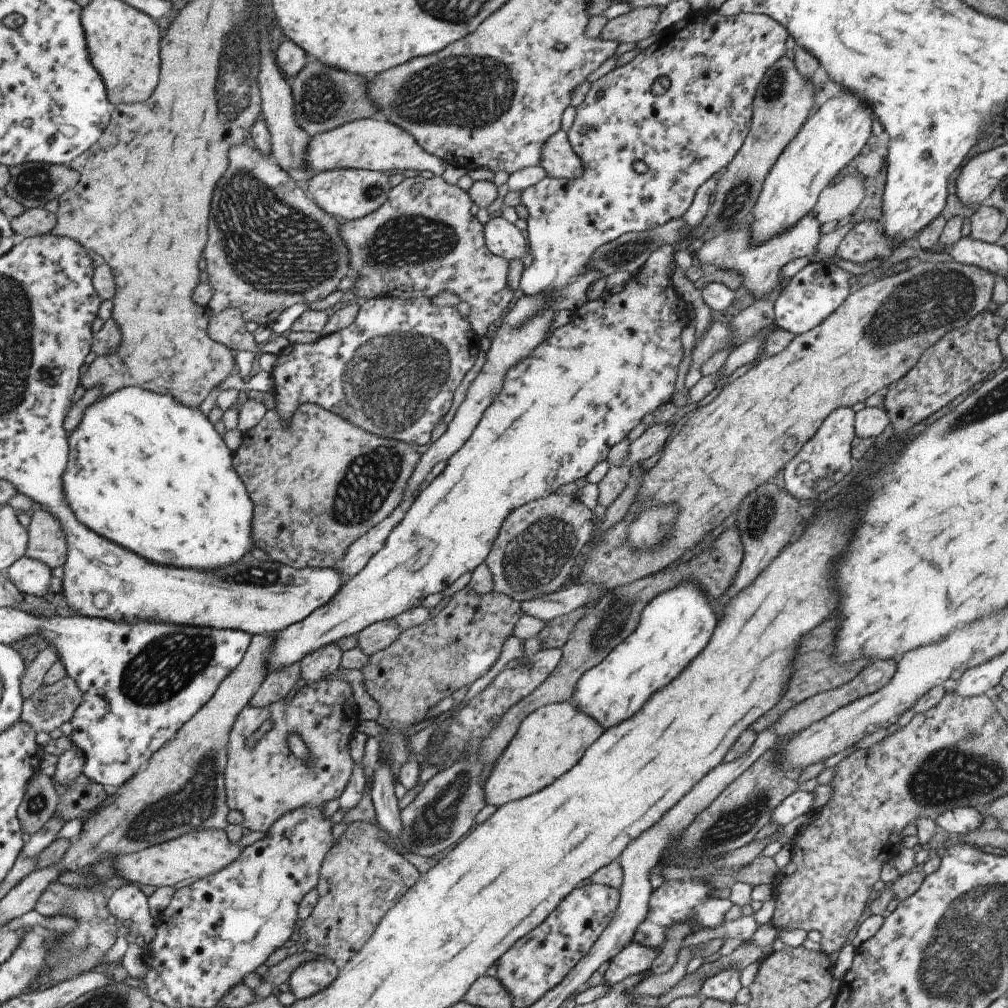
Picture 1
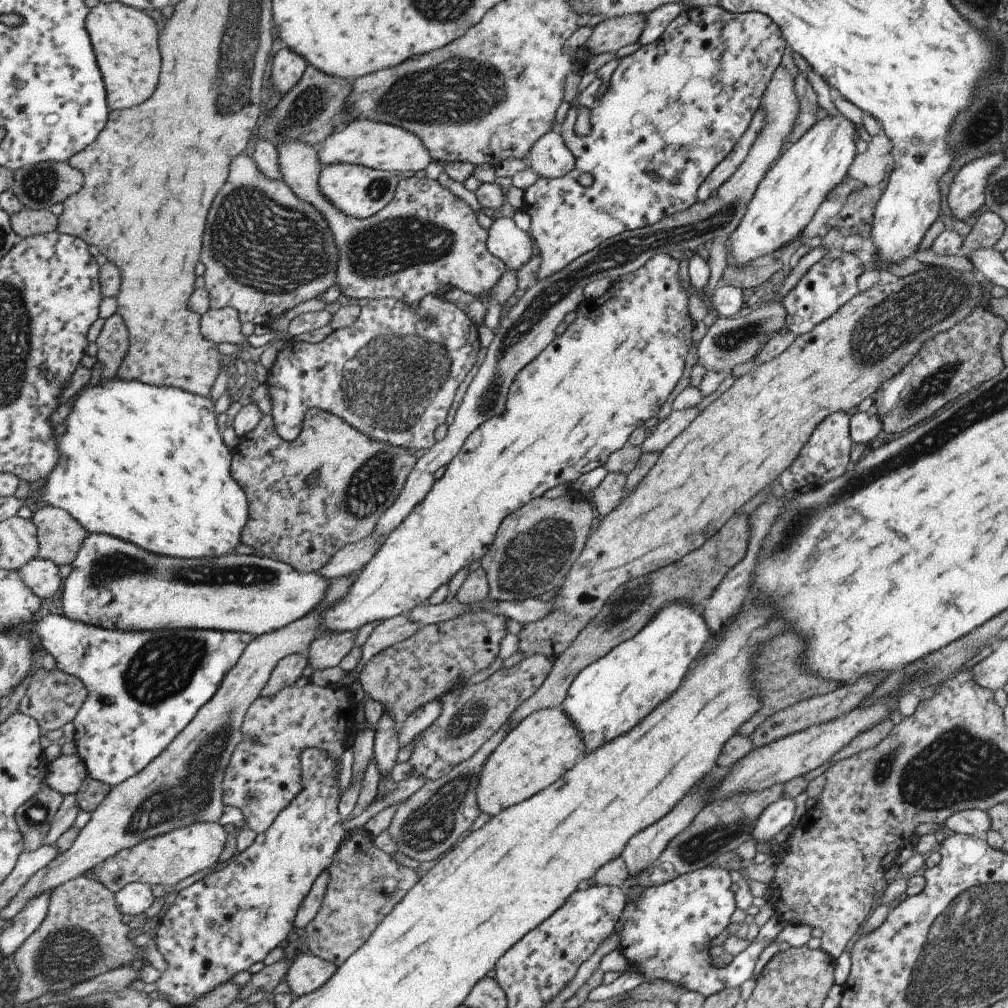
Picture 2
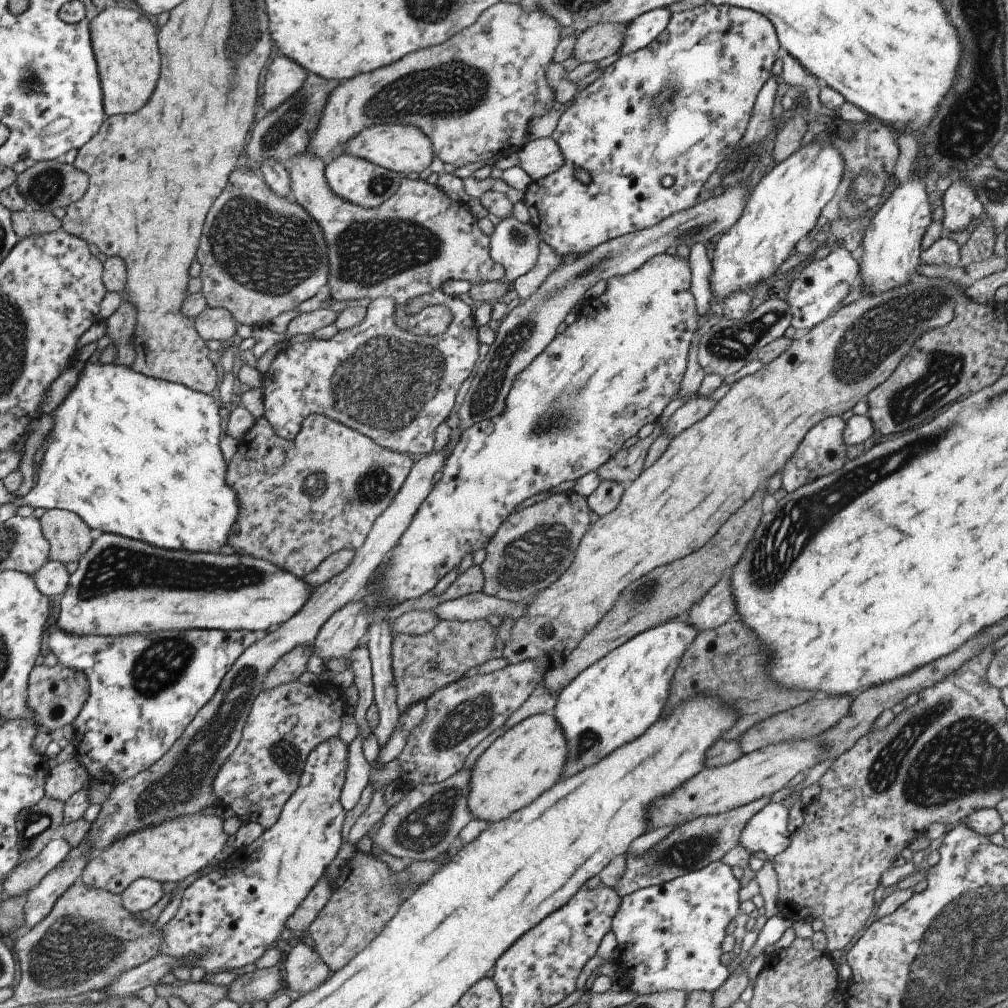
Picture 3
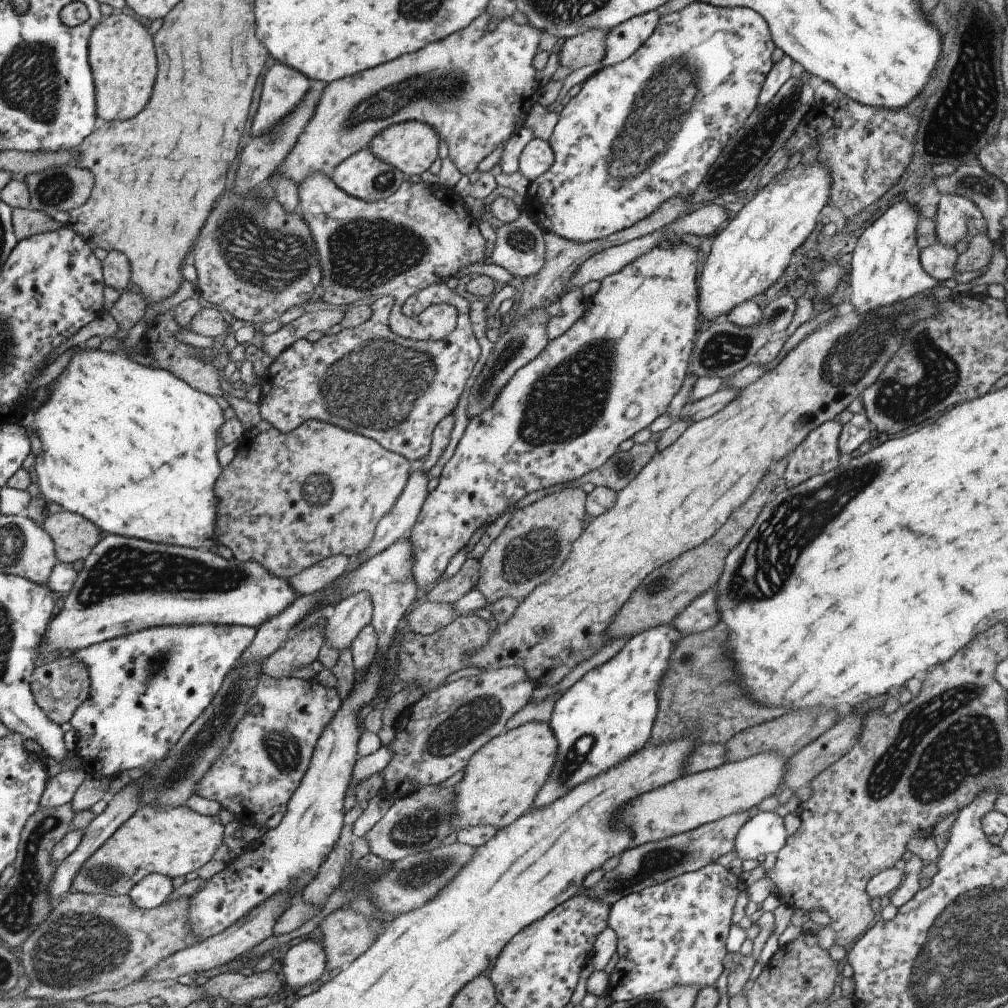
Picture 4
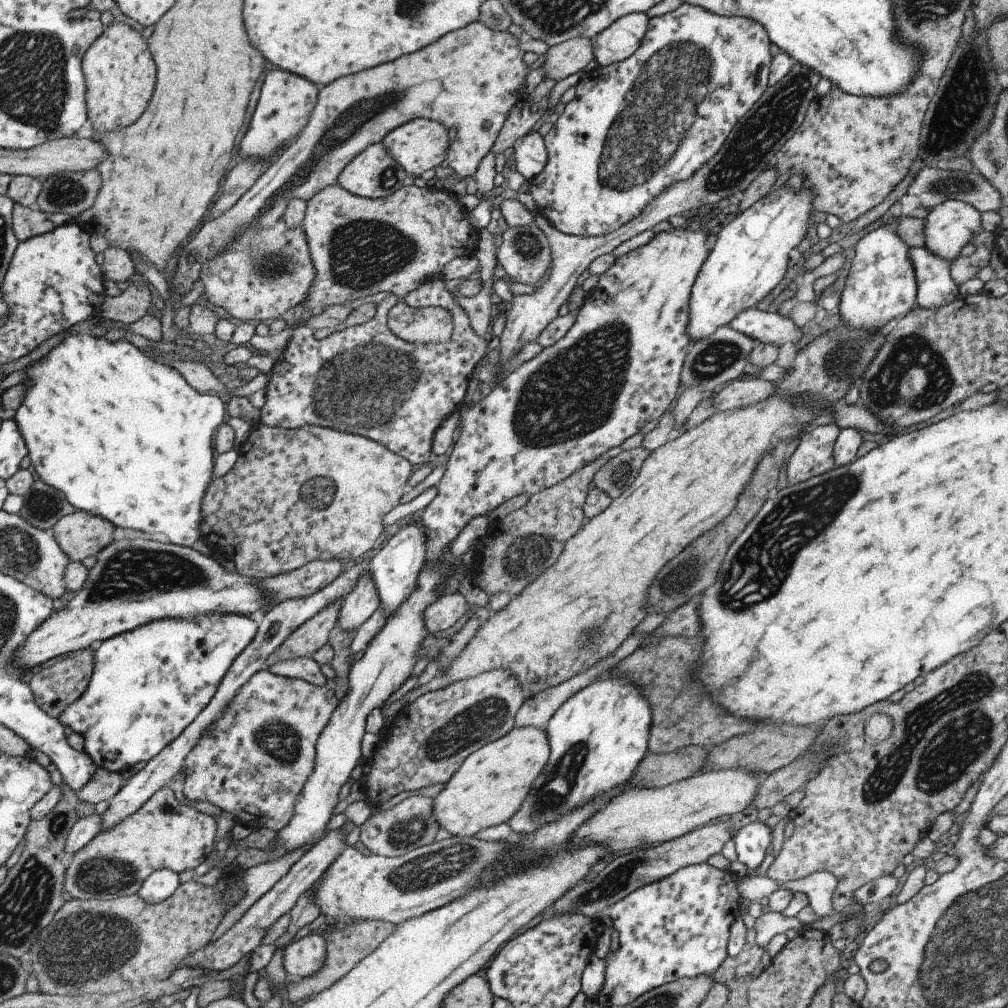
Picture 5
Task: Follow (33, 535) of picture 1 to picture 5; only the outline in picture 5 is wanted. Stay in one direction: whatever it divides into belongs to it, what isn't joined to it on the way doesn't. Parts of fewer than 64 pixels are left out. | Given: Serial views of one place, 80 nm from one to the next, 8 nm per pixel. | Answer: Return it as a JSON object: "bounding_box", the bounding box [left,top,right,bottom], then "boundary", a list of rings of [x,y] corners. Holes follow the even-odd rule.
{"bounding_box":[51,511,116,562],"boundary":[[[77,511],[60,518],[51,529],[63,553],[73,562],[96,555],[113,542],[116,529],[104,518]]]}

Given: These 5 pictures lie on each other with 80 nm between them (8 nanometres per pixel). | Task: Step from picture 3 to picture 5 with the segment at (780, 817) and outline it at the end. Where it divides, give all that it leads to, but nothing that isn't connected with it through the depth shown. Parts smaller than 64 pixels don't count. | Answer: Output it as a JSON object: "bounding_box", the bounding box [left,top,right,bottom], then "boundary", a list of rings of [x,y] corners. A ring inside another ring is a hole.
{"bounding_box":[731,822,772,872],"boundary":[[[754,822],[740,827],[731,839],[735,844],[736,861],[745,865],[746,872],[755,872],[765,858],[765,848],[771,840],[772,832],[764,823]]]}

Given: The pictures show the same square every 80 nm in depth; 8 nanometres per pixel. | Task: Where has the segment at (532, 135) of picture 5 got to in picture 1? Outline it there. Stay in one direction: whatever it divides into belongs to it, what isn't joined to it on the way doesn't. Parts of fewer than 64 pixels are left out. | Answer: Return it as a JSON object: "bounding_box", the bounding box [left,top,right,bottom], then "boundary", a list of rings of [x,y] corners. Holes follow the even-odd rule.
{"bounding_box":[539,130,582,179],"boundary":[[[556,130],[541,147],[539,162],[547,177],[554,179],[575,178],[582,174],[581,156],[569,146],[566,132]]]}

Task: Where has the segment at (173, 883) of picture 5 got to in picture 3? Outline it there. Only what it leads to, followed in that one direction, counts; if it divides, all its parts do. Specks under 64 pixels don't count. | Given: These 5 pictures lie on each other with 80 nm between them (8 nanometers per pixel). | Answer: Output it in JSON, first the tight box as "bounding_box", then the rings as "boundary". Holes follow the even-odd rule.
{"bounding_box":[119,877,163,915],"boundary":[[[145,877],[134,880],[119,896],[122,905],[135,915],[151,908],[163,894],[160,882]]]}

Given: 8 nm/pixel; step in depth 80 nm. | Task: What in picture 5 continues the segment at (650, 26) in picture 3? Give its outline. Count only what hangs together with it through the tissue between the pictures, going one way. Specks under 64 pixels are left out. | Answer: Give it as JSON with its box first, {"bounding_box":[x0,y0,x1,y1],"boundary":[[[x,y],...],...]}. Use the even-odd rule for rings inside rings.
{"bounding_box":[592,13,648,67],"boundary":[[[631,13],[613,21],[592,40],[593,64],[601,67],[625,60],[643,38],[648,17]]]}

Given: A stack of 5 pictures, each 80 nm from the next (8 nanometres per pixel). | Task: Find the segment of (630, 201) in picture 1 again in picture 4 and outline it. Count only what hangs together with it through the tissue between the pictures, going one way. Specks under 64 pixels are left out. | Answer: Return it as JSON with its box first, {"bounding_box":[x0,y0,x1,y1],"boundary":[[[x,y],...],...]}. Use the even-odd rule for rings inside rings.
{"bounding_box":[525,1,775,243],"boundary":[[[699,1],[687,4],[679,11],[659,16],[659,20],[651,34],[621,62],[602,67],[583,82],[577,94],[569,99],[558,115],[558,120],[549,136],[548,145],[551,147],[554,161],[549,169],[540,174],[535,180],[529,181],[525,192],[525,209],[527,216],[545,231],[558,234],[564,239],[578,243],[605,238],[618,230],[626,229],[638,220],[645,218],[660,207],[661,202],[671,197],[684,199],[702,181],[708,168],[714,163],[721,149],[731,135],[744,123],[758,102],[766,74],[769,72],[773,60],[771,58],[775,48],[771,40],[765,20],[755,14],[753,10],[741,8],[719,8]]]}

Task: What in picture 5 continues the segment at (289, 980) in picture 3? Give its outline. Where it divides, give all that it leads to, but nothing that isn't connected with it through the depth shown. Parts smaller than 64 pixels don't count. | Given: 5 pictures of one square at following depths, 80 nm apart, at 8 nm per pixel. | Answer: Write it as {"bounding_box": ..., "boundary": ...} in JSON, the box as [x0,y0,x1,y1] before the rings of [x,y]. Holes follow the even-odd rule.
{"bounding_box":[282,931,326,977],"boundary":[[[312,931],[288,943],[282,952],[282,967],[287,977],[309,977],[323,964],[326,942],[321,931]]]}

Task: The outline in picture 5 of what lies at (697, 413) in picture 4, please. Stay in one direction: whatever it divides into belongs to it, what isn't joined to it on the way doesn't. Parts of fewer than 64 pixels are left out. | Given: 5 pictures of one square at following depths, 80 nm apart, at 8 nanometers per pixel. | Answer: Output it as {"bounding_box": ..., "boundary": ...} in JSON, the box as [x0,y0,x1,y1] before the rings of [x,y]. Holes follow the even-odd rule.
{"bounding_box":[714,375,774,412],"boundary":[[[742,375],[721,386],[716,392],[714,407],[716,412],[751,406],[764,401],[774,392],[771,381],[755,376]]]}

